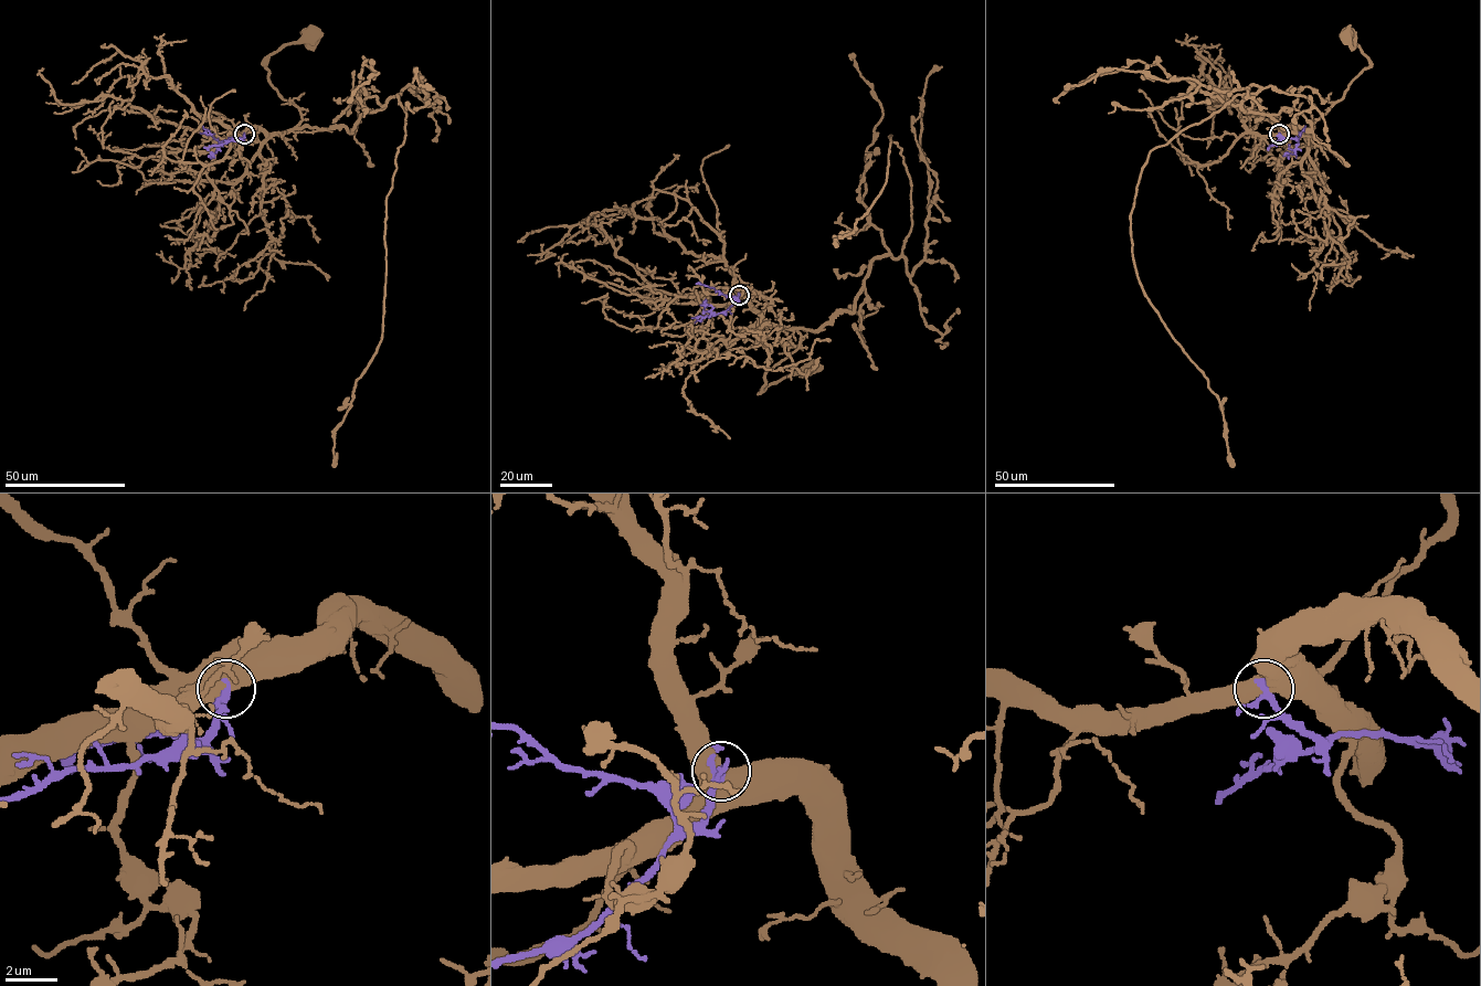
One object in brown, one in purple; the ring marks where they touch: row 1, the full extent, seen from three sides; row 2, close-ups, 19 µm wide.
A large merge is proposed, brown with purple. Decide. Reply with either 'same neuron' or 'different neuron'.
different neuron

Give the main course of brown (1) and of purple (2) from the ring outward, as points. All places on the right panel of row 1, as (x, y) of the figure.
1: (1279, 134), (1290, 127), (1305, 134), (1309, 131), (1368, 67), (1370, 60), (1346, 40)
2: (1279, 134), (1298, 141), (1294, 154), (1289, 152), (1289, 157)

